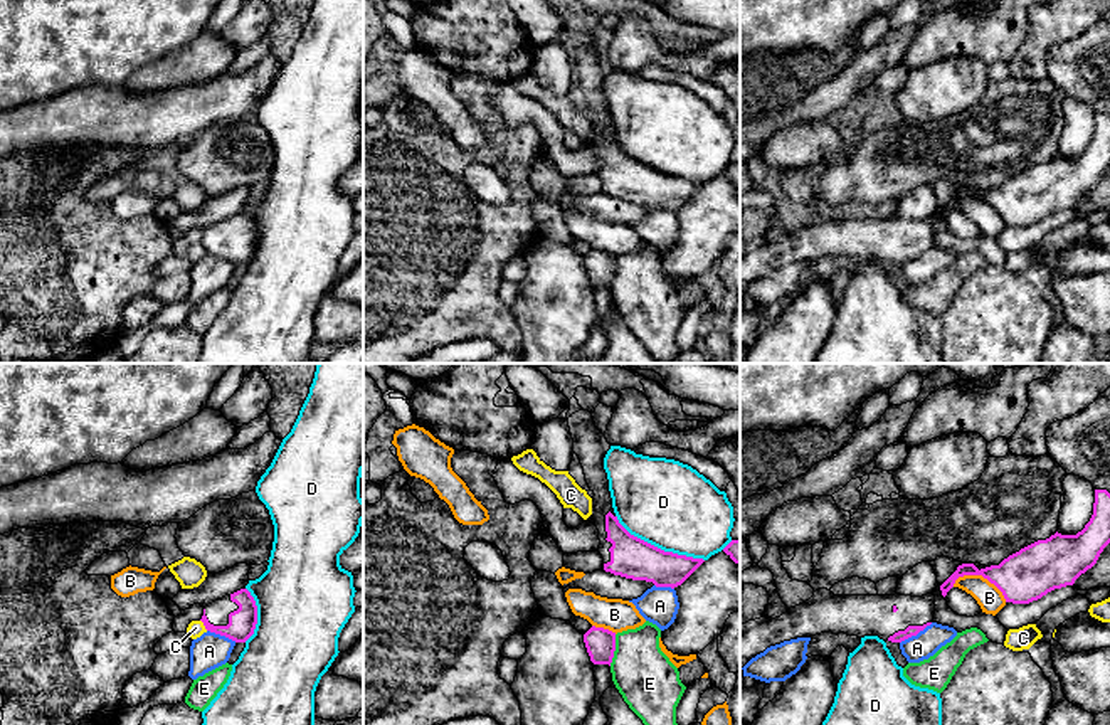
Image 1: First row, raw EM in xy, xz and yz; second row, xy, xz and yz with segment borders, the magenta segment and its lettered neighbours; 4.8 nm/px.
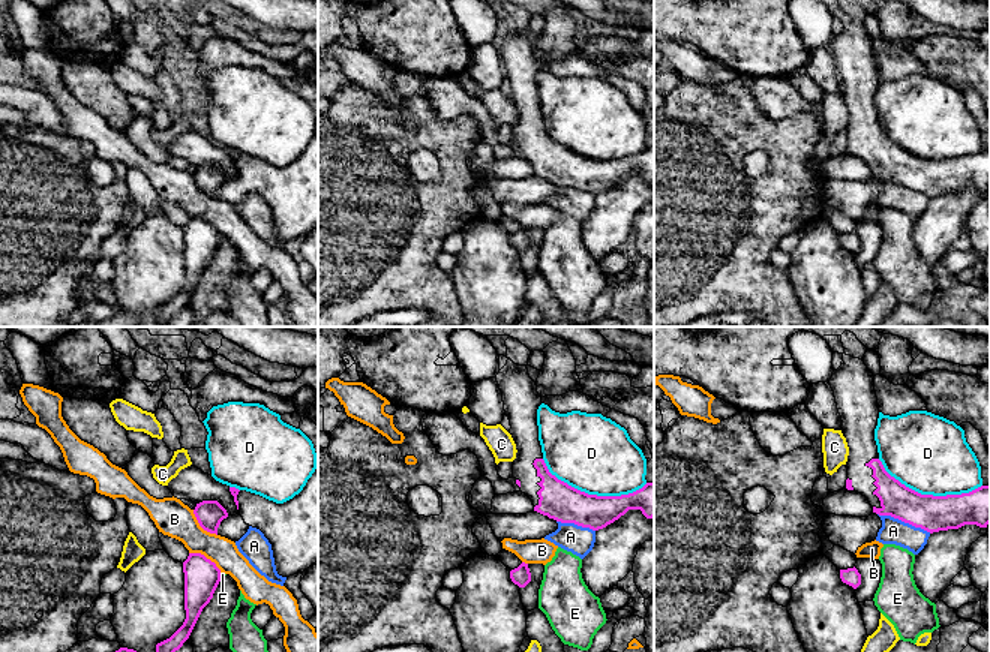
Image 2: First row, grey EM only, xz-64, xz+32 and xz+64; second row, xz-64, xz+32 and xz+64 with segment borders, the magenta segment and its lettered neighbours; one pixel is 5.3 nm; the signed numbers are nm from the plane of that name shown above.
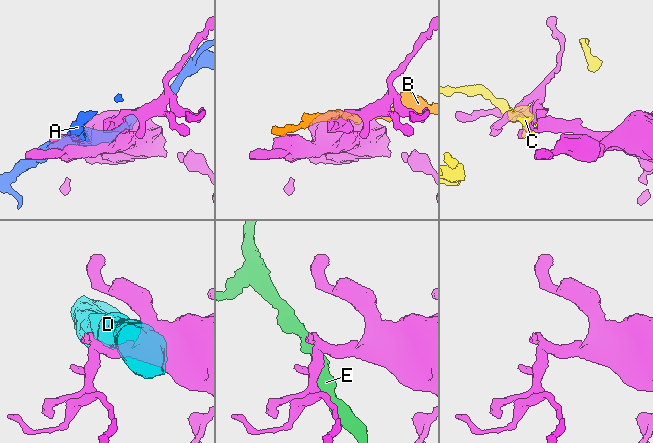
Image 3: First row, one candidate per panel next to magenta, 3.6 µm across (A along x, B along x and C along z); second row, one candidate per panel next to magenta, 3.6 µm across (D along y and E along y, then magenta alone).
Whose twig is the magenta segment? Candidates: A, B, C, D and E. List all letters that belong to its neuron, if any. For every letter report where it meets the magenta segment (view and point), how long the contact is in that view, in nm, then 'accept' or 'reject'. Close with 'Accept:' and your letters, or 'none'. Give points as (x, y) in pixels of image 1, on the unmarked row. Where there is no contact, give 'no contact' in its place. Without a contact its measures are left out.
A: yz (915, 258) | 190 nm | reject
B: yz (981, 197) | 280 nm | reject
C: xy (204, 248) | 70 nm | reject
D: xz (656, 170) | 480 nm | reject
E: xz (614, 273) | 160 nm | reject
Accept: none

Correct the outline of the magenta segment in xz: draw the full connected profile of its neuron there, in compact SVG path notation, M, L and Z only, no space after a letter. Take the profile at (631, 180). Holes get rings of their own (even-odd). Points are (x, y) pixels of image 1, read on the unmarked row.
M579 34L568 42L574 76L584 91L592 121L592 138L584 143L599 153L599 177L604 193L632 204L653 205L656 210L681 209L705 183L664 175L631 158L610 136L612 121L604 93L604 81L610 72L605 59L595 50L592 35Z

